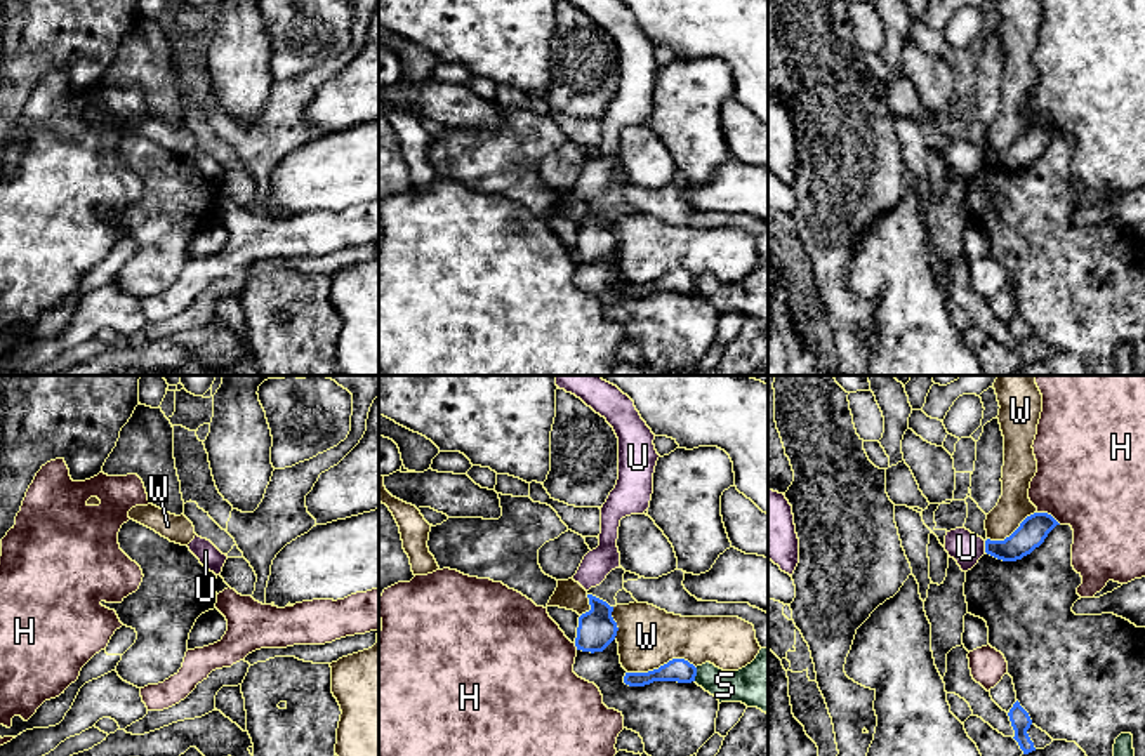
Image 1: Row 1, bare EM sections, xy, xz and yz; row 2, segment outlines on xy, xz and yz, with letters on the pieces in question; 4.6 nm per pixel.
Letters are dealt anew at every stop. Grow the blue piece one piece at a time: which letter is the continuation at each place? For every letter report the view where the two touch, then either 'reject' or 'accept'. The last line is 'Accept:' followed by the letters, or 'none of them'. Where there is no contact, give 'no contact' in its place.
H: contact in yz; reject
S: contact in xz; reject
U: contact in yz; reject
W: contact in xz; reject
Accept: none of them

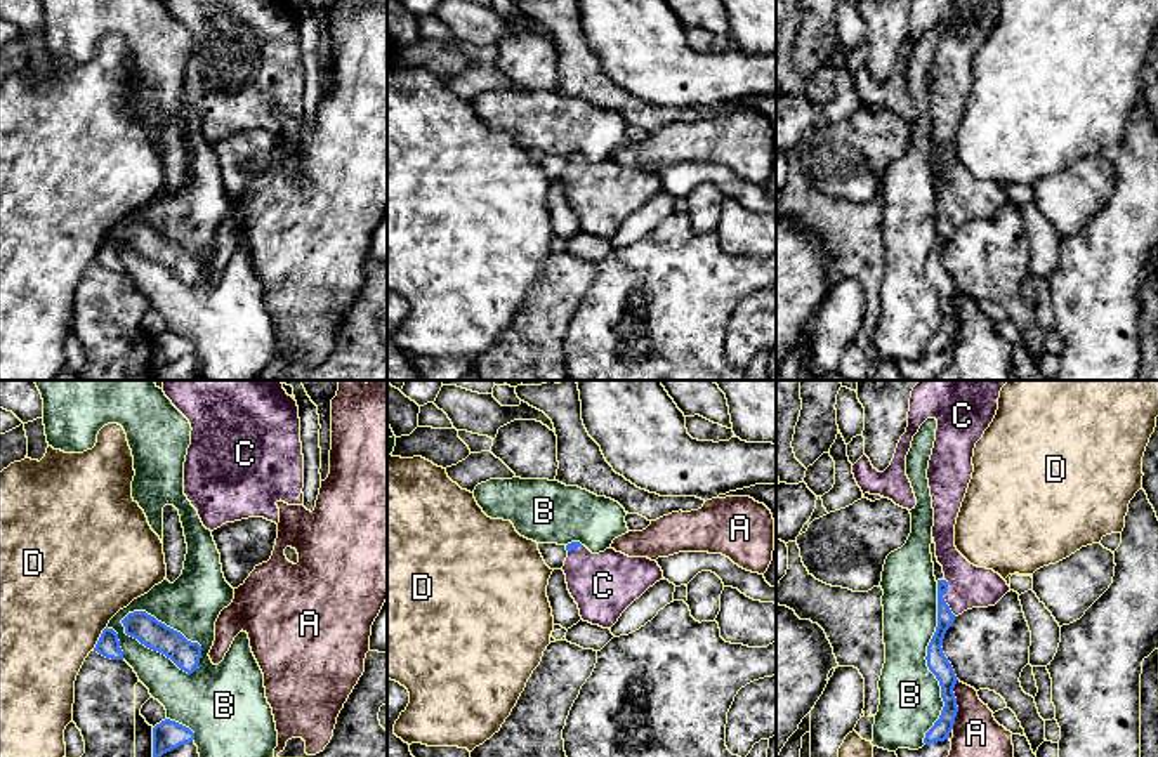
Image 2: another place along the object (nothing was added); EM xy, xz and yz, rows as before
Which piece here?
A: contact in yz; reject
B: contact in xy; reject
C: contact in yz; accept
D: contact in xy; reject
Accept: C

